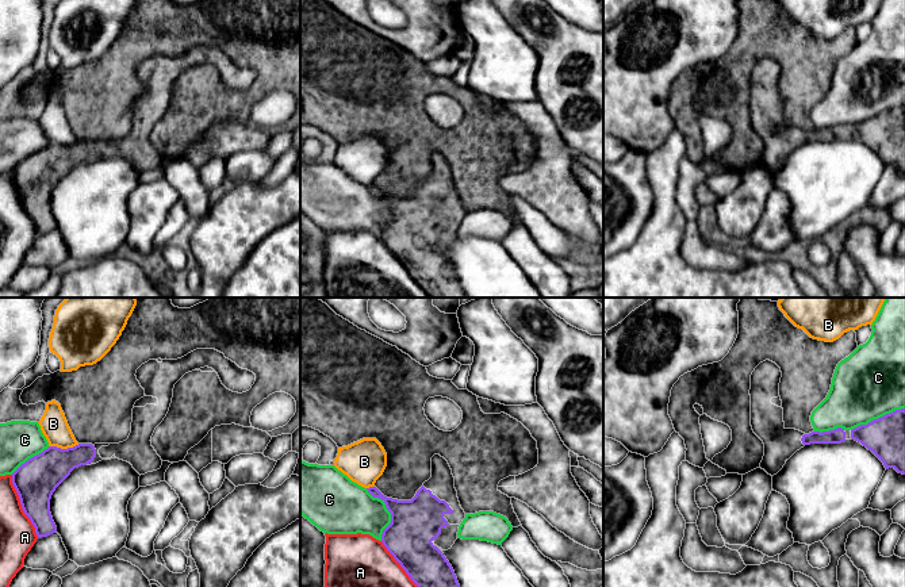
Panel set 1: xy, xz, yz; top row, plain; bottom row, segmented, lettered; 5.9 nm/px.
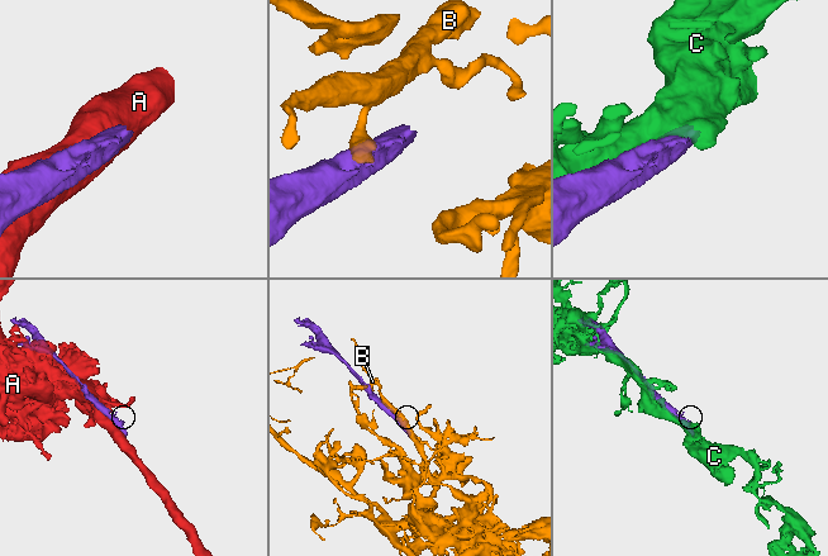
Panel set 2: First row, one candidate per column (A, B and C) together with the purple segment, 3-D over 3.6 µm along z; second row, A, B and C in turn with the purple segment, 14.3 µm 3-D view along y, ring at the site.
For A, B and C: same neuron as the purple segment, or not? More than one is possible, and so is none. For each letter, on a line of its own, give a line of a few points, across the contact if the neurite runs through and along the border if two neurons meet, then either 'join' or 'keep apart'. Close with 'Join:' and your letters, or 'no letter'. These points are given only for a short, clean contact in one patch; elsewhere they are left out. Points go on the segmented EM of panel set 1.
A: keep apart
B: keep apart
C: keep apart
Join: no letter

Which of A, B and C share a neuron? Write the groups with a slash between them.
A / B / C

